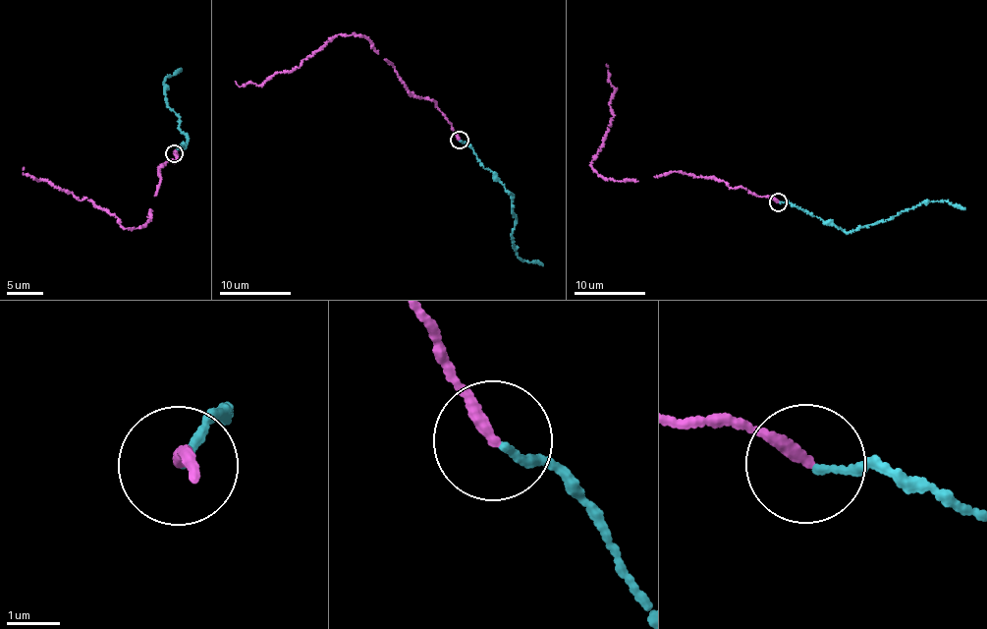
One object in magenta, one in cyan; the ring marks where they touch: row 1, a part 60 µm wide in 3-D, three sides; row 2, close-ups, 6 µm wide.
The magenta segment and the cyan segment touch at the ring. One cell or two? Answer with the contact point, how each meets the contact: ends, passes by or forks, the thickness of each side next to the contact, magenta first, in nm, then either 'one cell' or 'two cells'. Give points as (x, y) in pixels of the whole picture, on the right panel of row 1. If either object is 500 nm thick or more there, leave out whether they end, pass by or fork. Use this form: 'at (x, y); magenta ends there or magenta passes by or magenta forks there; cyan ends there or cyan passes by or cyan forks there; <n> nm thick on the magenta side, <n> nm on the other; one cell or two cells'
at (778, 201); magenta ends there; cyan ends there; 240 nm thick on the magenta side, 120 nm on the other; one cell

